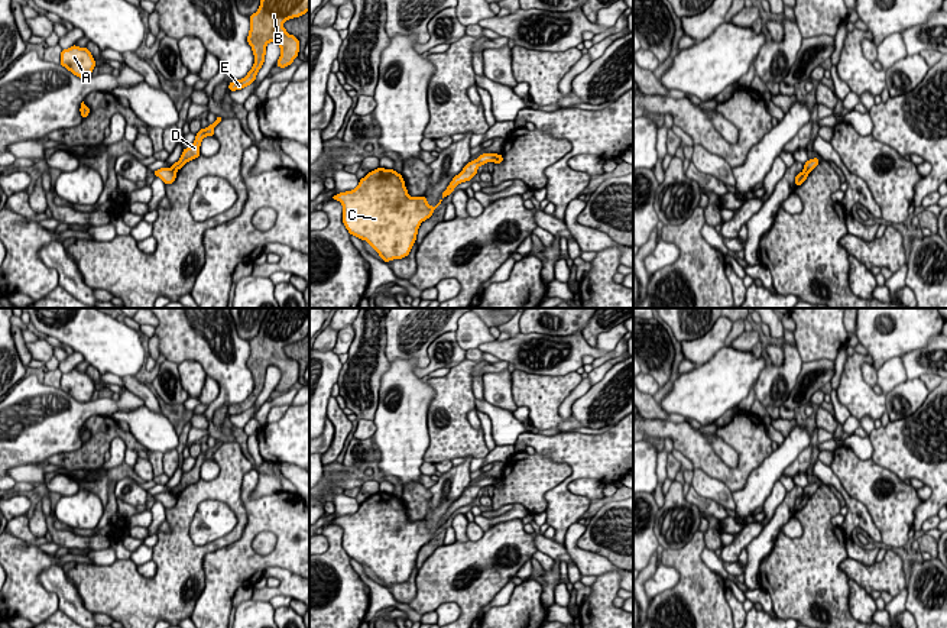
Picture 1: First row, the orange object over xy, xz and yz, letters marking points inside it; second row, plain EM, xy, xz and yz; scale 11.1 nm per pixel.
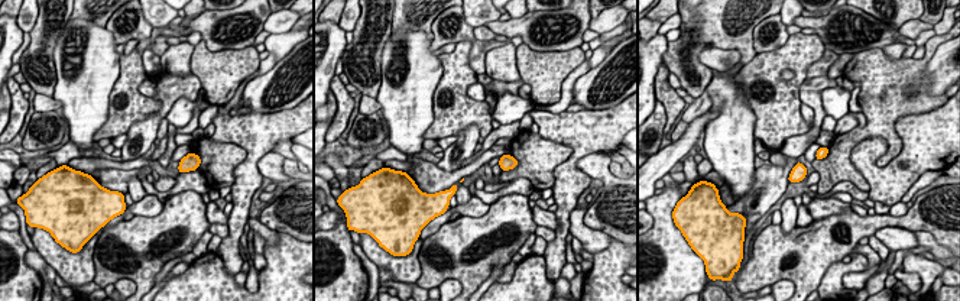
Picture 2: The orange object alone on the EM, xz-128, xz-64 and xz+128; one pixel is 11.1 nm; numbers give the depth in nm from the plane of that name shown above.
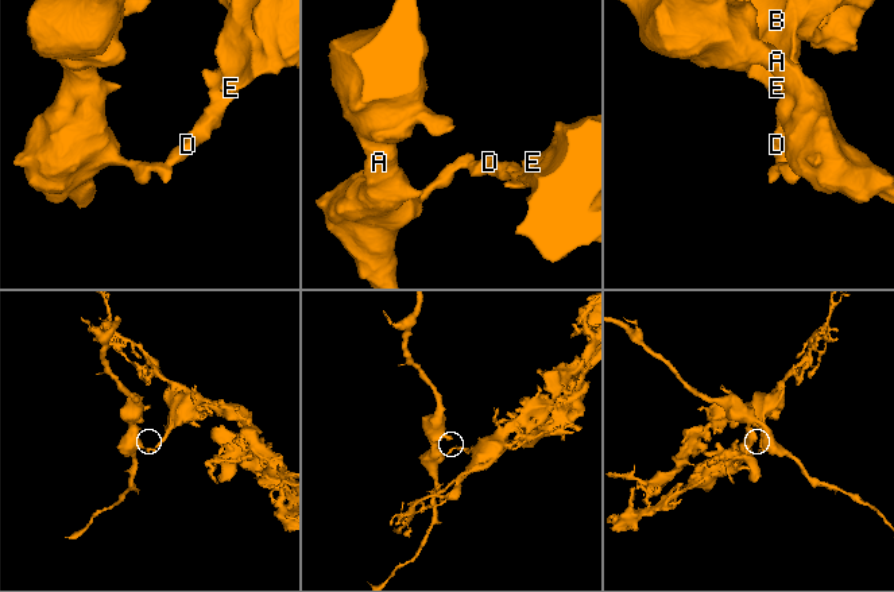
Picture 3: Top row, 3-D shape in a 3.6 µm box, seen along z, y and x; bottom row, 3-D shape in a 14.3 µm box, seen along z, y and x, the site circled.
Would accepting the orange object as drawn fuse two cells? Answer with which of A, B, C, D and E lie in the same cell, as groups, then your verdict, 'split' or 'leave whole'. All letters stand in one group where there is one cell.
groups A C / B D E; split

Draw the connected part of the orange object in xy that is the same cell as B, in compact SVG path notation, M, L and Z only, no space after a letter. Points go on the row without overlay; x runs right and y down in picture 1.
M269 308L256 337L249 340L247 366L254 379L254 388L247 399L228 408L230 415L241 414L254 407L265 386L266 370L276 366L280 381L276 391L286 392L298 382L299 365L289 359L283 346L309 336L309 308Z

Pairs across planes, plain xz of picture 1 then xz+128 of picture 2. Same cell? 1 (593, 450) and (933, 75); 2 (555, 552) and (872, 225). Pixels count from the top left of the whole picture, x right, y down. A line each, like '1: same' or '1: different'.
1: same
2: different

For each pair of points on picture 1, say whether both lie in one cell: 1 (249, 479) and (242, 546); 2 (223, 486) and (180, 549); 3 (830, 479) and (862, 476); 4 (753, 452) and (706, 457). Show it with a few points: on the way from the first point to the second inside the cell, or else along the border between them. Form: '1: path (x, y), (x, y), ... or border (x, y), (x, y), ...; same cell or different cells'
1: path (247, 495), (253, 505), (252, 530); same cell
2: path (204, 489), (181, 514), (180, 530); same cell
3: border (829, 466), (842, 486), (862, 502); different cells
4: path (743, 465), (736, 472), (719, 470); same cell

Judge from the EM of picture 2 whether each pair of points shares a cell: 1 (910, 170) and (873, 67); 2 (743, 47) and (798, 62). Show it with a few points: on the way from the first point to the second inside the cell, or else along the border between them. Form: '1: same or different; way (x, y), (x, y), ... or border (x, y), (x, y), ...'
1: different; border (926, 112), (895, 122), (901, 151), (891, 159)
2: different; border (756, 54), (742, 67)

